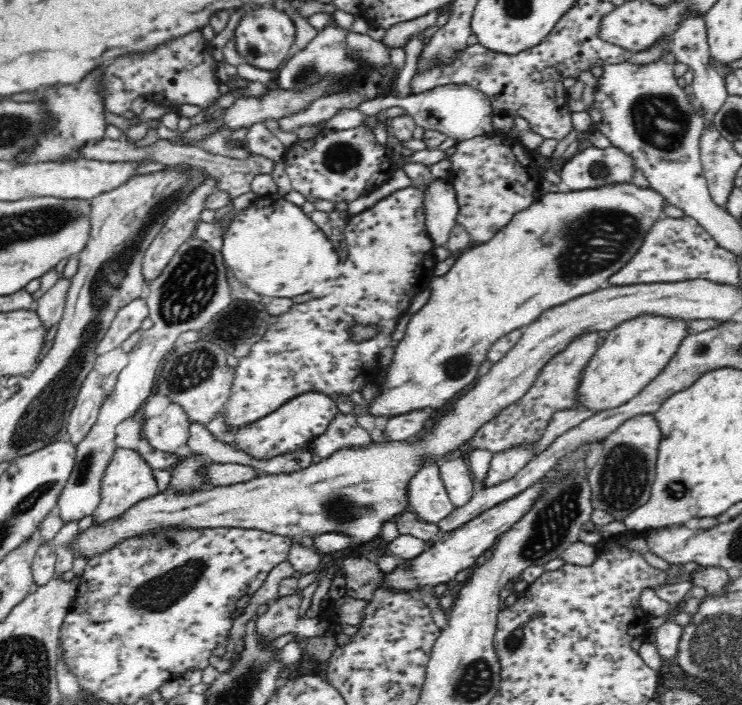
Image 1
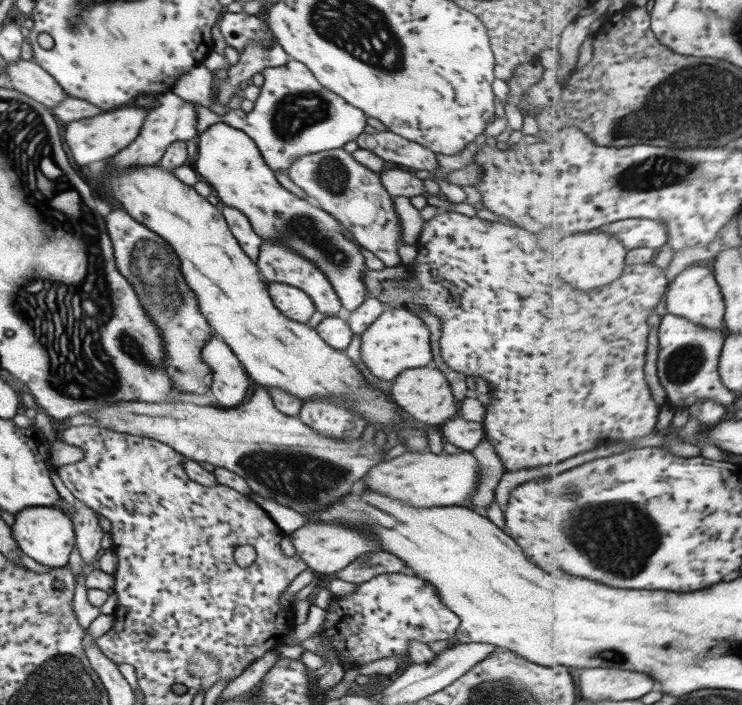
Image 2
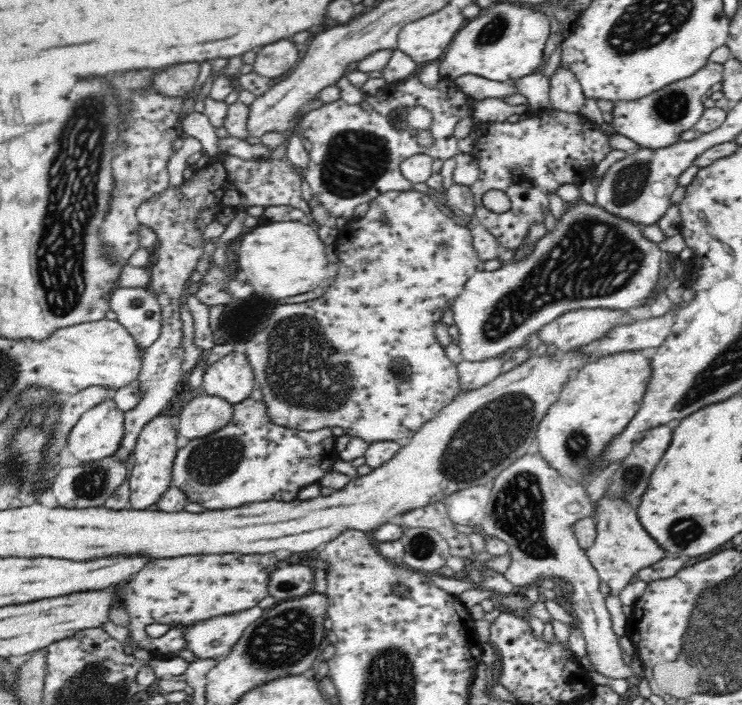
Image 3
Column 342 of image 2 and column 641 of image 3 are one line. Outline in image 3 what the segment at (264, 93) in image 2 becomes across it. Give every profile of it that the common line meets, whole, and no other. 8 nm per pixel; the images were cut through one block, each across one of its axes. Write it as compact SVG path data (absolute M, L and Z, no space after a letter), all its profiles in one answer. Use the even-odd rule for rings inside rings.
M708 61L697 73L683 81L673 82L638 102L616 102L611 125L621 135L637 142L644 149L658 149L672 146L678 142L678 136L684 130L692 129L704 113L702 99L708 90L717 82L721 82L723 65Z

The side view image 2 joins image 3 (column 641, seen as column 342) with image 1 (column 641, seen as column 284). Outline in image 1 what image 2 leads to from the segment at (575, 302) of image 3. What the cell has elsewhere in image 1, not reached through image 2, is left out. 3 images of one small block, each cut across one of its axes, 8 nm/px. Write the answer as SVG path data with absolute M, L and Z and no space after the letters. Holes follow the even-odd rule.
M618 183L606 186L601 186L595 189L568 191L564 188L558 192L546 193L539 197L539 199L530 205L528 208L517 212L512 220L501 228L486 244L470 247L459 258L456 259L455 264L444 276L434 278L432 280L431 297L430 300L417 312L413 313L410 319L406 333L402 340L396 344L395 356L392 363L388 365L386 370L386 383L380 394L374 398L374 402L370 405L370 412L375 416L383 416L390 418L396 415L408 413L430 407L432 410L446 404L456 394L462 392L466 386L470 386L476 379L478 379L478 368L487 359L490 347L503 336L510 334L513 330L522 329L531 325L535 320L538 320L542 313L552 308L553 306L560 306L563 302L578 298L583 294L590 294L595 290L600 289L600 286L609 278L616 274L627 262L638 253L640 246L643 244L646 233L650 227L660 218L662 210L665 207L665 199L660 193L654 189L642 189L636 187L633 183Z

